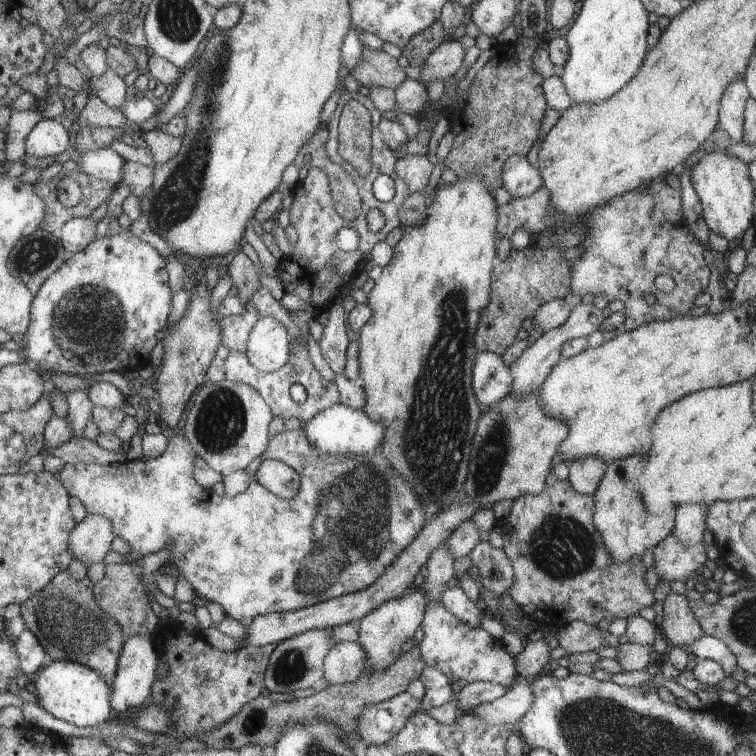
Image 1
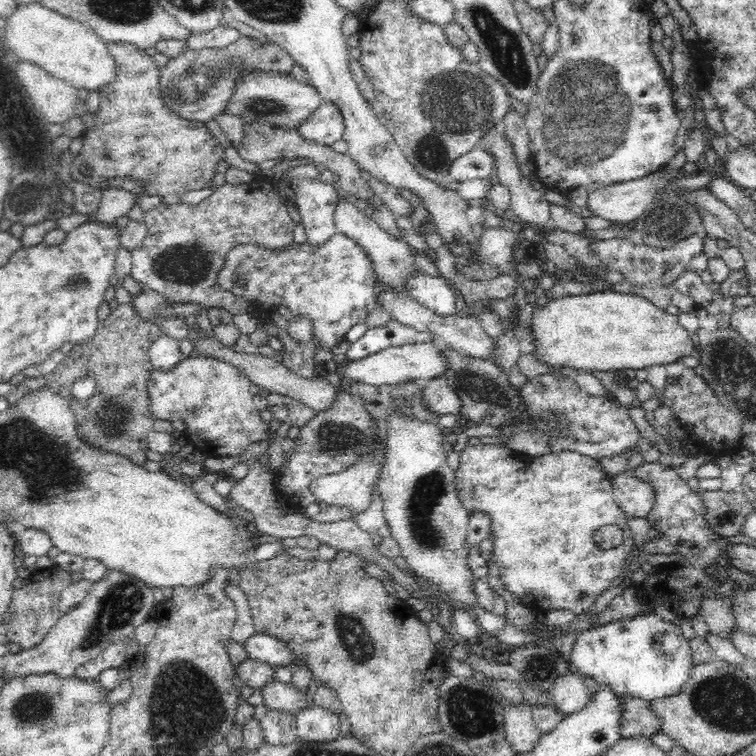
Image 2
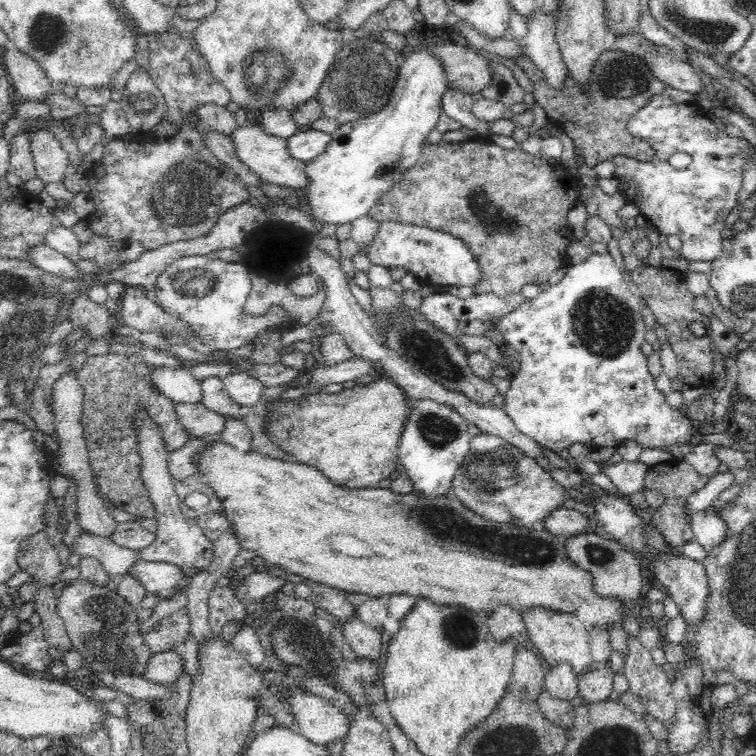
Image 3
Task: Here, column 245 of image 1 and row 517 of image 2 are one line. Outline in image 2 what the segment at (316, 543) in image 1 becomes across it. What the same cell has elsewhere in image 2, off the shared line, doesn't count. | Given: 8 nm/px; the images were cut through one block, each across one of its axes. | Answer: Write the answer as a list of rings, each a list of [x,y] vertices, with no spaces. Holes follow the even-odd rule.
[[[482,443],[467,445],[459,457],[459,468],[455,471],[456,489],[468,509],[468,518],[477,512],[490,515],[490,534],[496,536],[490,559],[499,568],[504,588],[527,601],[540,615],[550,610],[568,610],[575,615],[588,613],[611,582],[622,576],[625,560],[636,549],[628,518],[613,498],[611,477],[602,471],[598,461],[575,452],[522,456],[500,444]],[[606,524],[616,524],[623,529],[624,538],[619,546],[604,550],[594,544],[592,536]]]

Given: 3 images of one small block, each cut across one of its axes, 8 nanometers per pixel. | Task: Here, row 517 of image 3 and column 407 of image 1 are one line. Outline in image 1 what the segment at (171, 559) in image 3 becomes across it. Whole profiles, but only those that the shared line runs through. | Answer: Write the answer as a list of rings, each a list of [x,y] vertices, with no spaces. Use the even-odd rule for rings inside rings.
[[[406,155],[395,162],[396,174],[408,186],[410,194],[421,192],[428,186],[434,164],[423,155]]]

